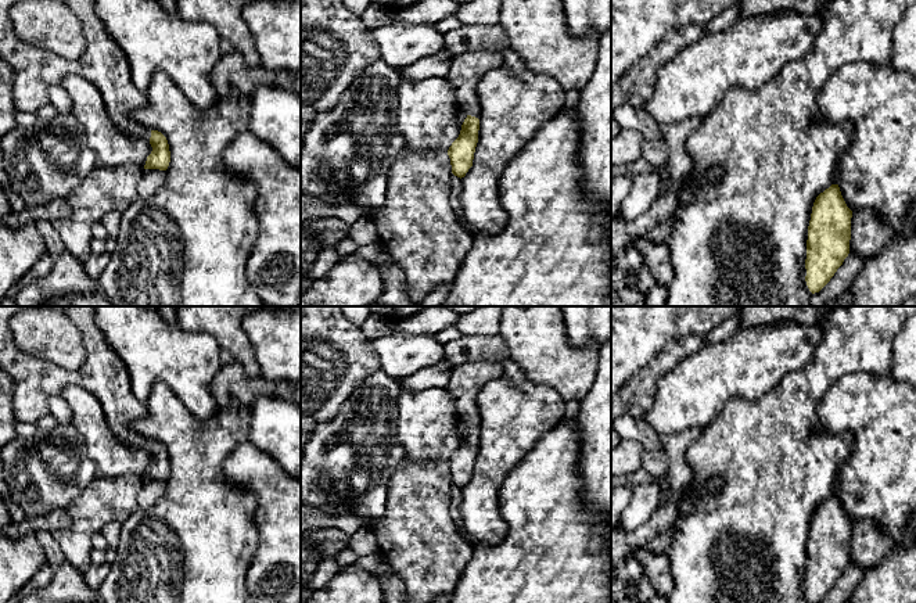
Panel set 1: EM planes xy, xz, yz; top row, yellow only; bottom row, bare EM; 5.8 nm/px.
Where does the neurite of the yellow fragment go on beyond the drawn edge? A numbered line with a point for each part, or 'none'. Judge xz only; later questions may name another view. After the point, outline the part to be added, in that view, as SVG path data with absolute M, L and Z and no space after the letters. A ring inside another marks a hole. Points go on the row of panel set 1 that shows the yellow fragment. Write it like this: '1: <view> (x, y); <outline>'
1: xz (466, 71); M478 50L453 55L445 79L450 83L460 110L471 116L479 116L477 86L488 72L499 68L502 62L500 51Z

